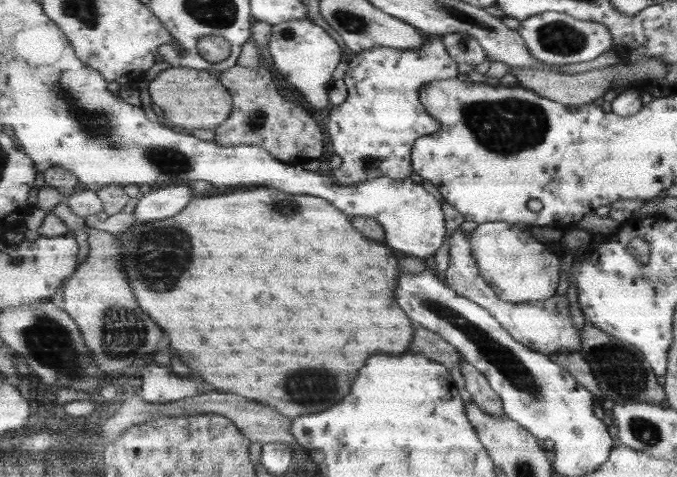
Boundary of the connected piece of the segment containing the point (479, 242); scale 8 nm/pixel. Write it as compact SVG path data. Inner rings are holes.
M488 222L479 224L471 239L484 278L504 300L538 302L556 296L560 276L556 253L548 250L546 243L536 240L529 231L521 230L512 222Z

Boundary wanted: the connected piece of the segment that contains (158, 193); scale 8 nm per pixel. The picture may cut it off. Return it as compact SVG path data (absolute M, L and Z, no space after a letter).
M187 182L162 186L144 195L133 214L140 223L163 221L180 214L197 196L192 185Z

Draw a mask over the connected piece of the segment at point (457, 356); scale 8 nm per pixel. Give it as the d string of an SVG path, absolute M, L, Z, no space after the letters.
M415 322L416 333L414 333L414 343L411 352L424 354L434 360L434 362L444 364L449 369L461 368L465 356L458 350L458 347L446 337L436 331Z

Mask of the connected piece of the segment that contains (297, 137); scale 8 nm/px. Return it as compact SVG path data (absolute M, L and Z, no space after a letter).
M264 62L256 68L240 64L219 74L221 81L234 95L235 110L230 120L217 129L215 141L221 146L263 146L283 162L300 162L320 159L326 153L326 135L318 120L308 108L286 100L286 96L276 86L272 67Z

